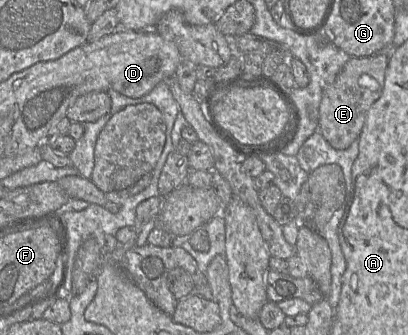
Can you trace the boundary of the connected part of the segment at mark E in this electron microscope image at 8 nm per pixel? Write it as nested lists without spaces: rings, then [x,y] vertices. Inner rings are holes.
[[[383,53],[370,56],[351,56],[335,81],[327,86],[319,108],[318,130],[337,150],[347,149],[359,138],[371,106],[382,94],[389,58]]]

